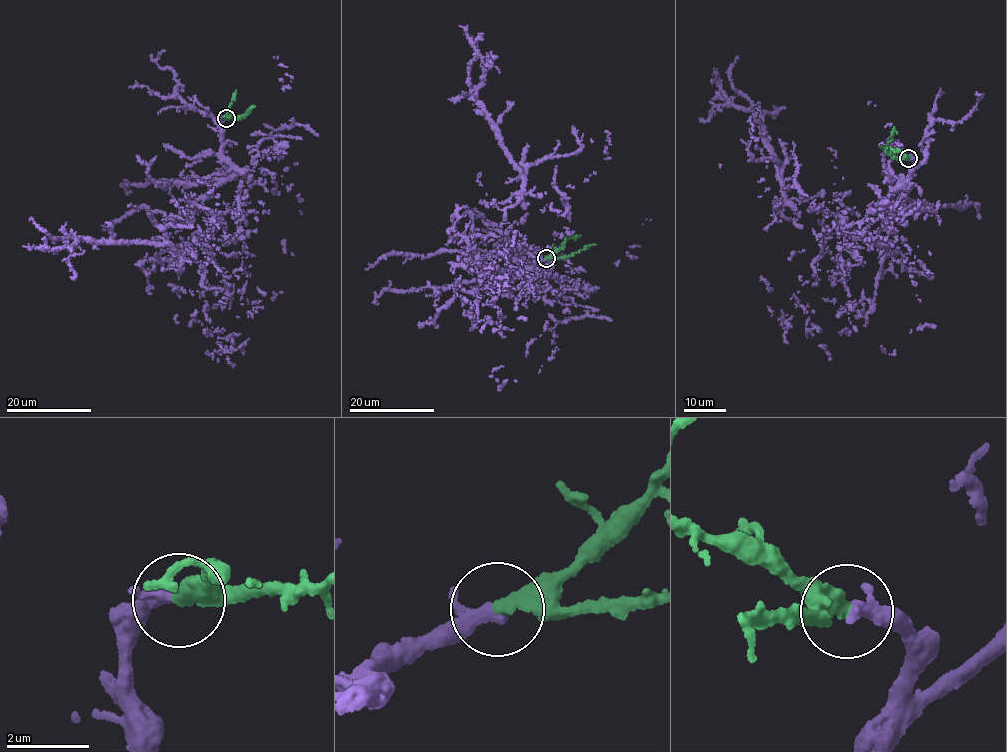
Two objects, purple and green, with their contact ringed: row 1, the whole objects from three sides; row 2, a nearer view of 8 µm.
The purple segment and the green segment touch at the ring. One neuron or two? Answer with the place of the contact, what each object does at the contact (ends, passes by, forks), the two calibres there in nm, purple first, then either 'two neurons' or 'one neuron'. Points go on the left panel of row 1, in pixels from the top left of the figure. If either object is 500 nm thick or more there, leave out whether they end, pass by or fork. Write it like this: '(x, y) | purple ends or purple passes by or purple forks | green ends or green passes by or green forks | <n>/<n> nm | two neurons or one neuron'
(226, 118) | purple passes by | green ends | 240/360 nm | one neuron

